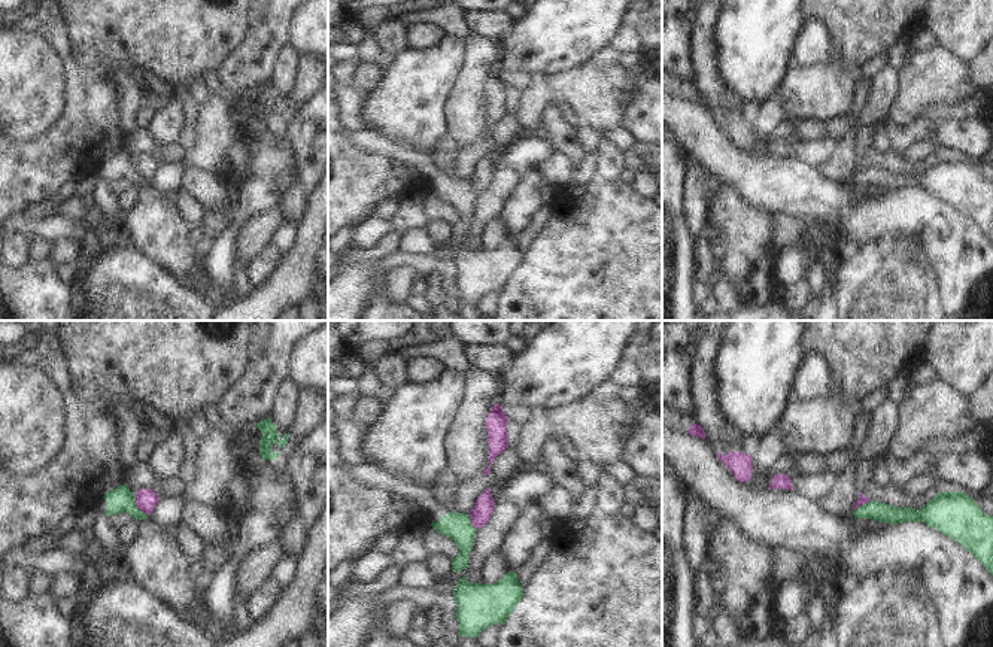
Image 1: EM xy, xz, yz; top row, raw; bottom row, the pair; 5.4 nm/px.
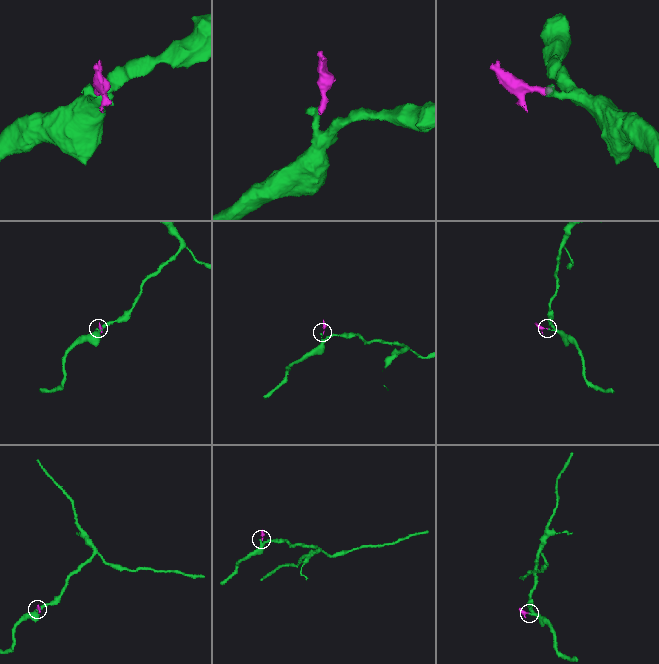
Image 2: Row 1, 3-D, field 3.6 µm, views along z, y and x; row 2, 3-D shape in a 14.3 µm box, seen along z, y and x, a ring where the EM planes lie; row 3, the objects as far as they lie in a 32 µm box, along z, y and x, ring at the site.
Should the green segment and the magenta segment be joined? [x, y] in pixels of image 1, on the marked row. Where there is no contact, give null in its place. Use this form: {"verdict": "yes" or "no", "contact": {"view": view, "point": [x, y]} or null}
{"verdict": "no", "contact": {"view": "xy", "point": [137, 509]}}

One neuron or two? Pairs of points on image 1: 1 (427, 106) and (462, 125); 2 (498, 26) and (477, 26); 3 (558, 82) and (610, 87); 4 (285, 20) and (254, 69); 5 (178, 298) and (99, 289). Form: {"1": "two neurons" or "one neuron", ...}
{"1": "two neurons", "2": "one neuron", "3": "one neuron", "4": "one neuron", "5": "one neuron"}

